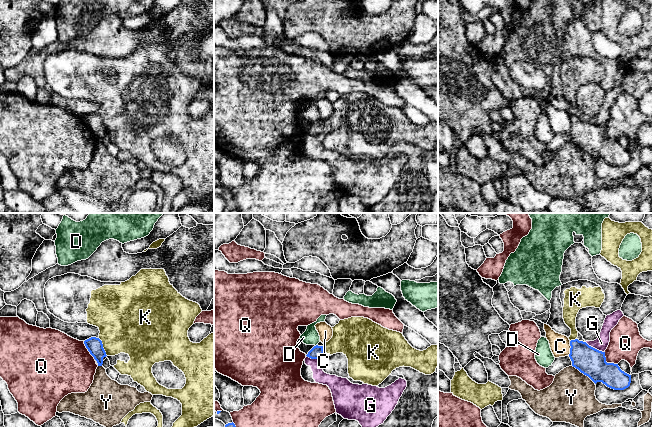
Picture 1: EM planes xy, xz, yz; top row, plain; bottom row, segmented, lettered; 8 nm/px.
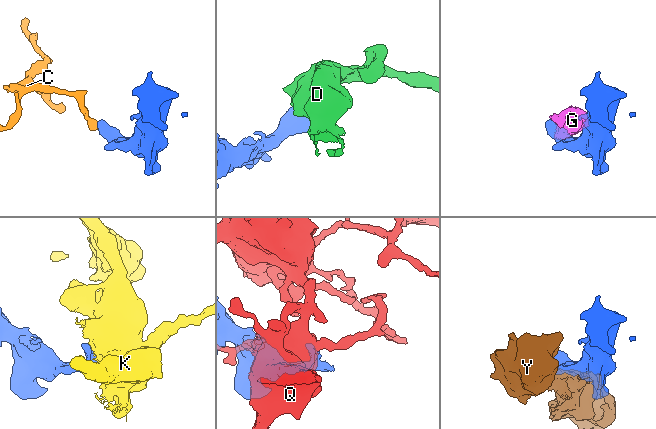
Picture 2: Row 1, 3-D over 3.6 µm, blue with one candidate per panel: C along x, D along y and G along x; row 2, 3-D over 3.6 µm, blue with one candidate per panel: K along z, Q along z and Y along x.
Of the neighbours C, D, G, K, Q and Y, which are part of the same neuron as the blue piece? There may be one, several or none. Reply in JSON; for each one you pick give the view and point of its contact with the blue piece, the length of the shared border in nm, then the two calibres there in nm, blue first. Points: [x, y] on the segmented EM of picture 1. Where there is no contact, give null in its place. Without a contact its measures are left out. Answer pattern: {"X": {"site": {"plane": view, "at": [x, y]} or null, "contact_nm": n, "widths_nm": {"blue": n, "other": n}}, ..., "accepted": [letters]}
{"accepted": []}

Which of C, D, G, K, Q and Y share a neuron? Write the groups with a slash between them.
C / D / G K / Q / Y

